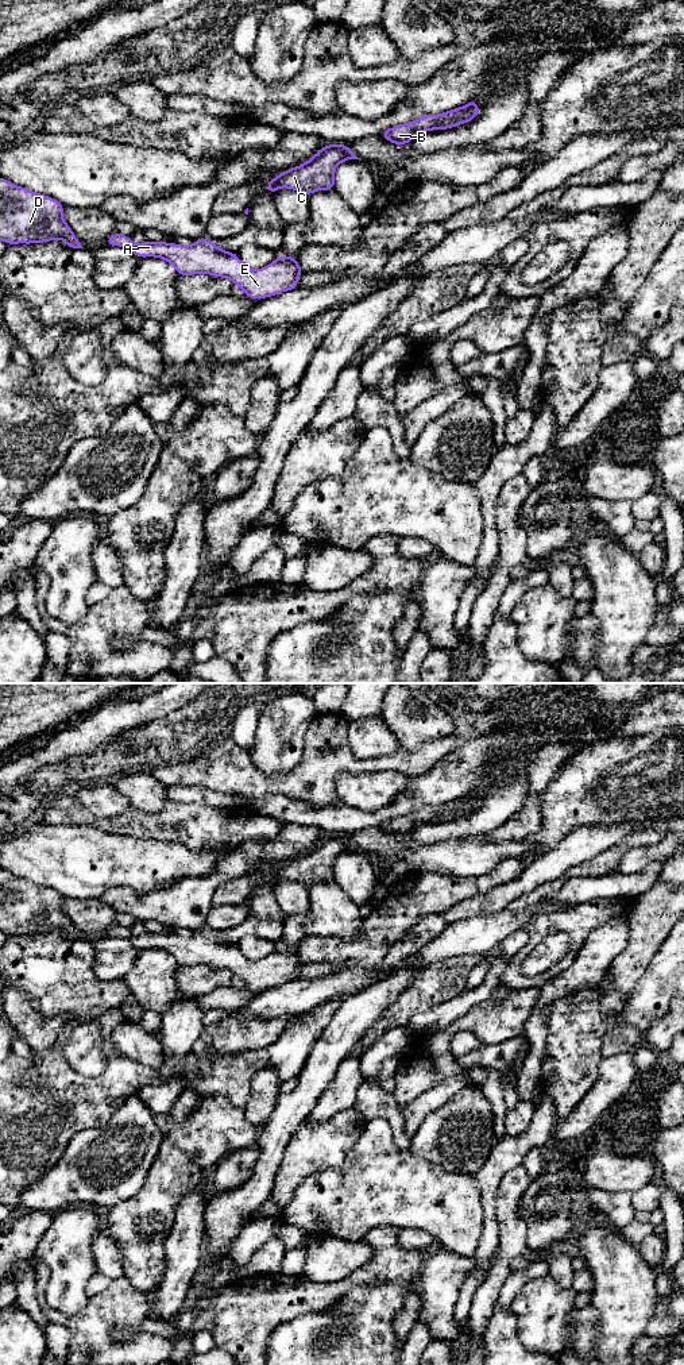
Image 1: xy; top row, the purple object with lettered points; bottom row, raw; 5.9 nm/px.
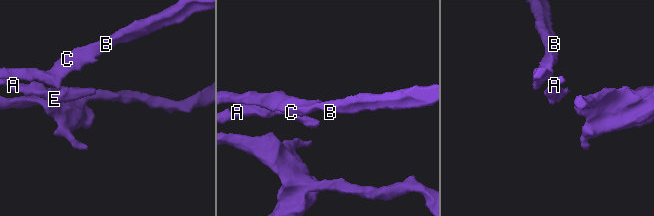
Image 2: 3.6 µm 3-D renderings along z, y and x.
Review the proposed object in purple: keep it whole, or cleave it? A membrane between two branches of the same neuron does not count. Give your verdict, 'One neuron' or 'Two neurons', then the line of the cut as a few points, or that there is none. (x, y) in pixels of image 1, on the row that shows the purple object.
One neuron. No split

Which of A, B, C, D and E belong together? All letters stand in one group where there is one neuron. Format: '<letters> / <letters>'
A B C D E

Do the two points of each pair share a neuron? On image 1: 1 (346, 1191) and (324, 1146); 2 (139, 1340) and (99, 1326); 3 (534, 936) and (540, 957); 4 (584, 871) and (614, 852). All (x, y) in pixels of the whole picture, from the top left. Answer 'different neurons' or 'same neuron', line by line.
1: different neurons
2: same neuron
3: different neurons
4: same neuron

